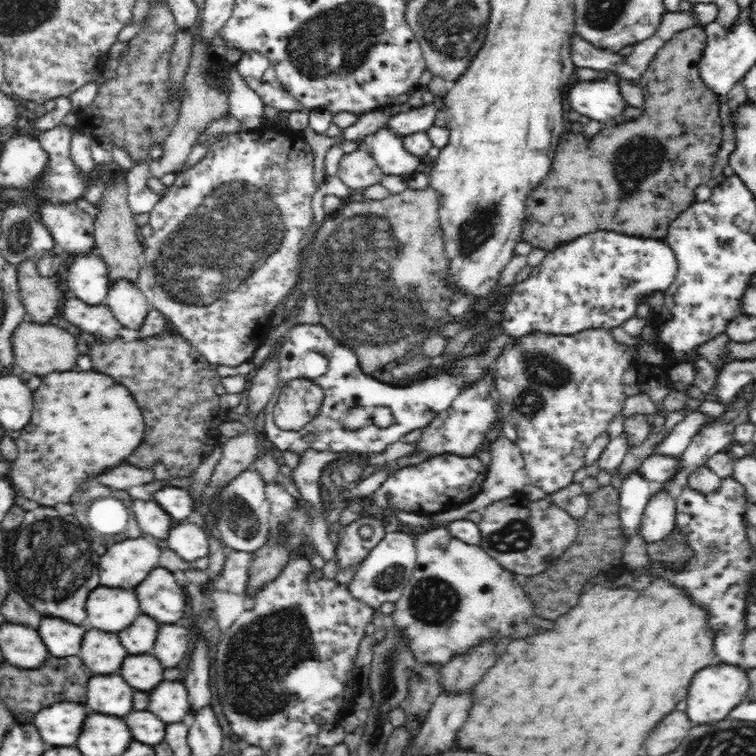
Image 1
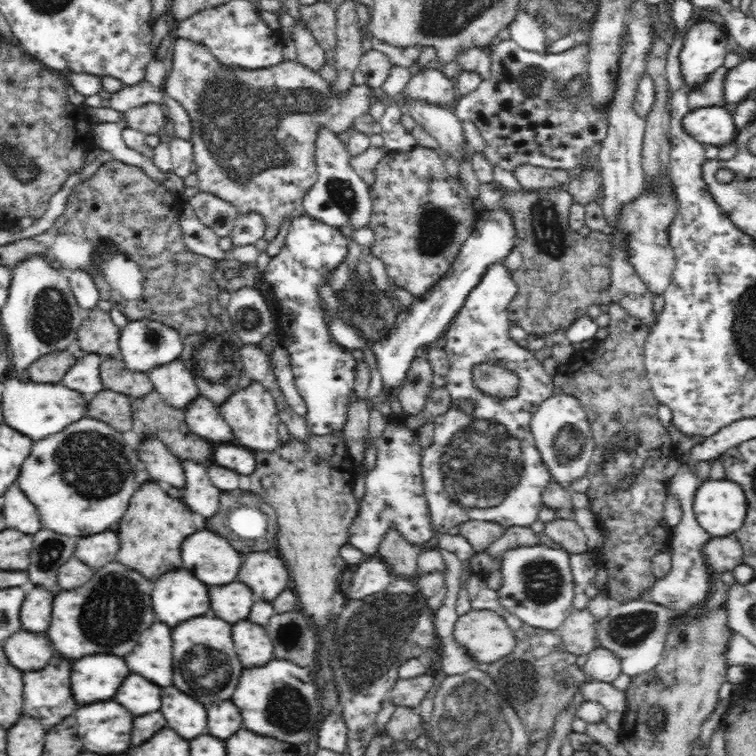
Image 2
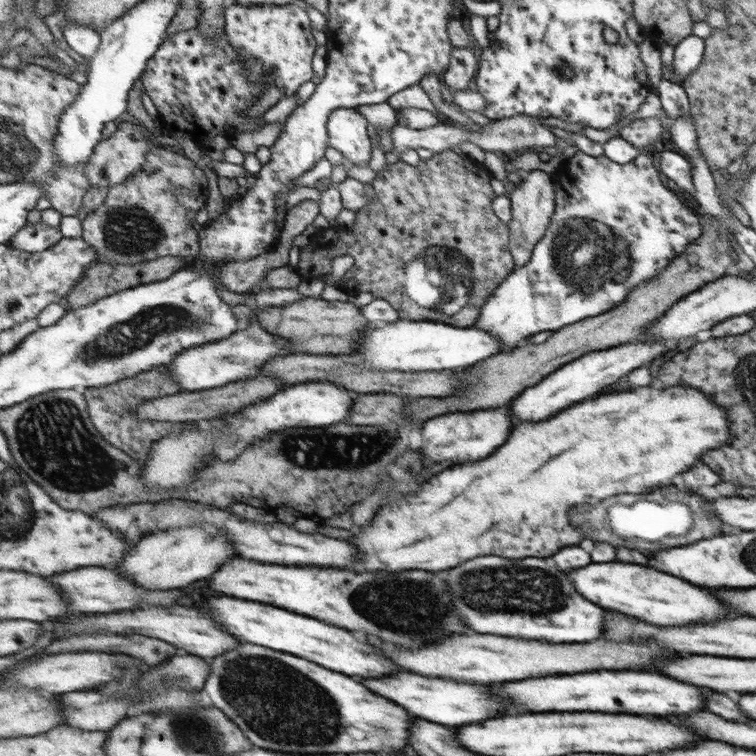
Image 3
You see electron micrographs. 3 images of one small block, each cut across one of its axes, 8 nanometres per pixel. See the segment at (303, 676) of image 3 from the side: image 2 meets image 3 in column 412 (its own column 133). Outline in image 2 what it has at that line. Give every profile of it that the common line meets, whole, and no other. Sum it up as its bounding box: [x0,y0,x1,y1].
[76,702,134,754]

